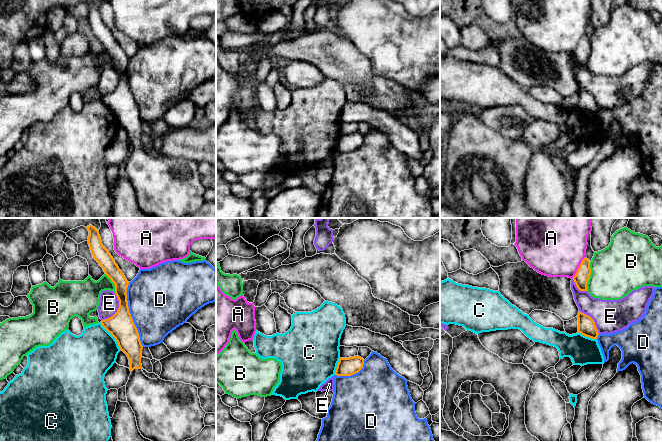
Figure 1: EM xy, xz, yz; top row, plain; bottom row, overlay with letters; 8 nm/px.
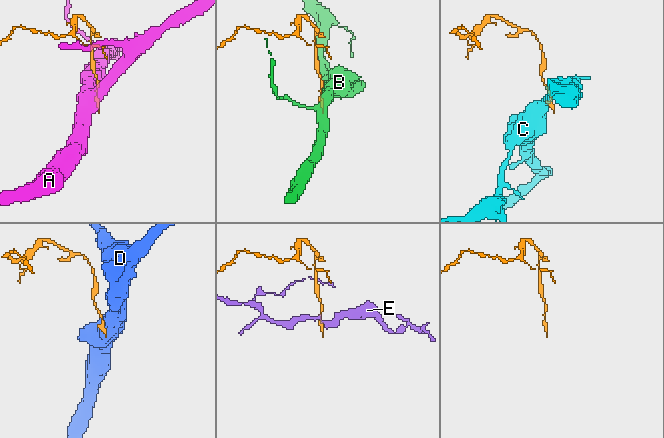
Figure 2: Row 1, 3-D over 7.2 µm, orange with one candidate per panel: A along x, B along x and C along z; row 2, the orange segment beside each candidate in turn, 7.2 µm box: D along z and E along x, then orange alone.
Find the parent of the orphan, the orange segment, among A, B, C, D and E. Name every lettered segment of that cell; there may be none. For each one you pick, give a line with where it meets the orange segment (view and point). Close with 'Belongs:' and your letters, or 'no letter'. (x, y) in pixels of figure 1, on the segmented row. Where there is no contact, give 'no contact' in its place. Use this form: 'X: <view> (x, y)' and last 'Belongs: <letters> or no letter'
Belongs: no letter

